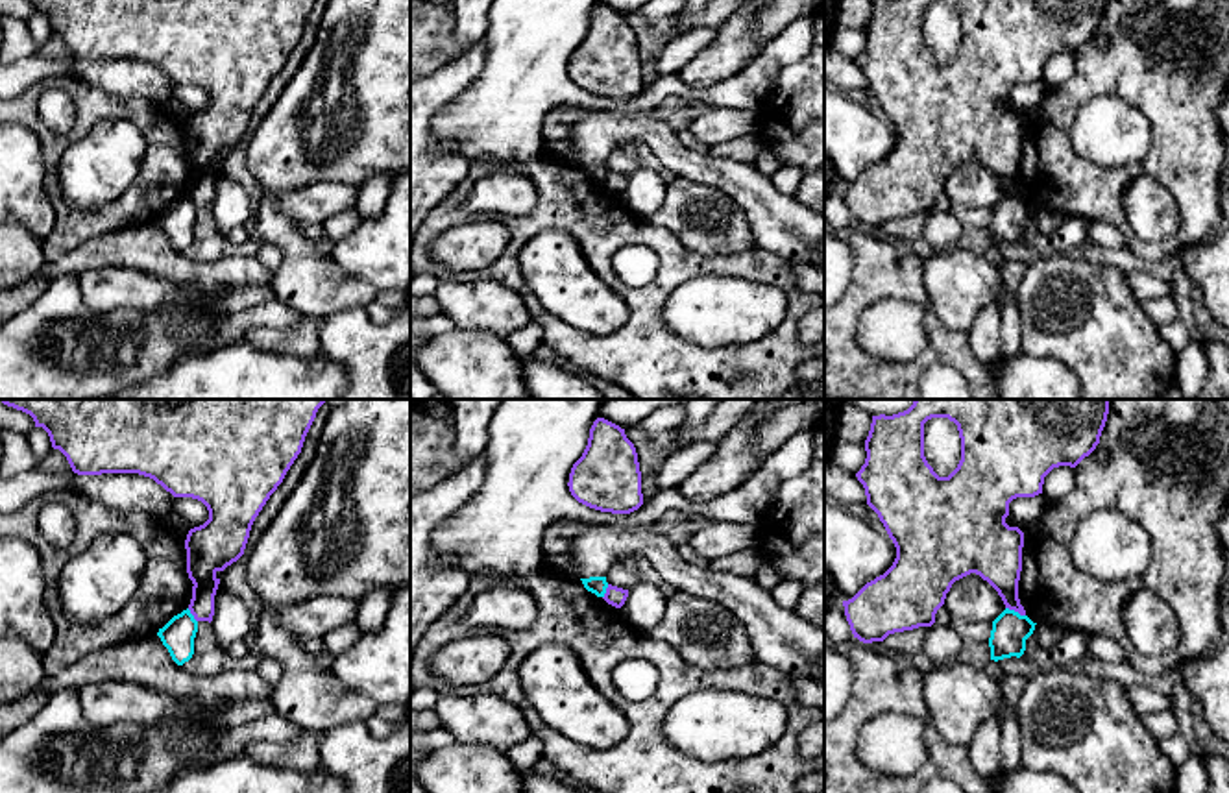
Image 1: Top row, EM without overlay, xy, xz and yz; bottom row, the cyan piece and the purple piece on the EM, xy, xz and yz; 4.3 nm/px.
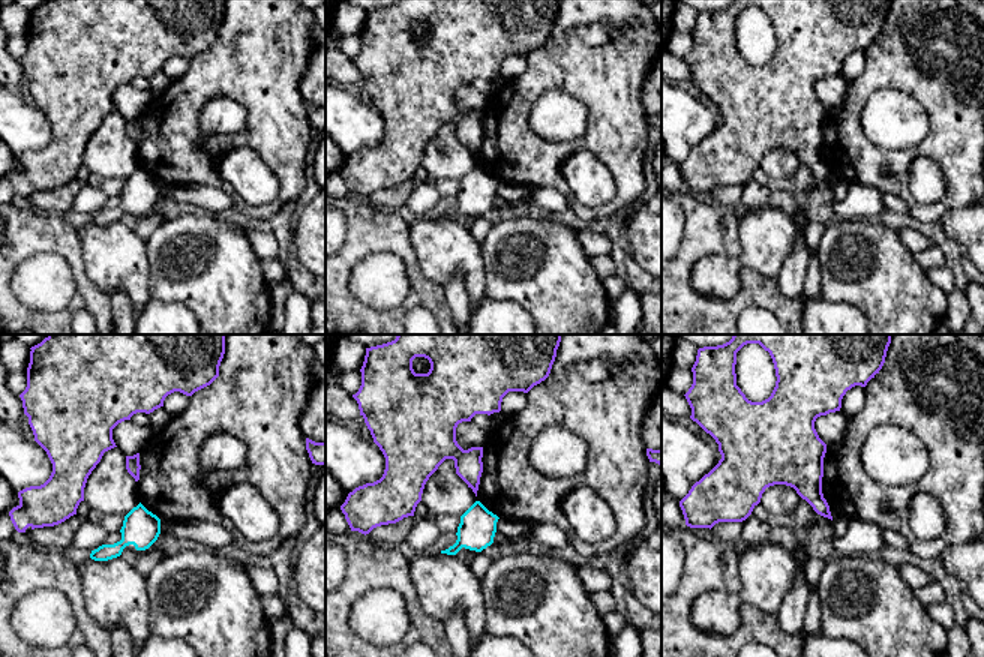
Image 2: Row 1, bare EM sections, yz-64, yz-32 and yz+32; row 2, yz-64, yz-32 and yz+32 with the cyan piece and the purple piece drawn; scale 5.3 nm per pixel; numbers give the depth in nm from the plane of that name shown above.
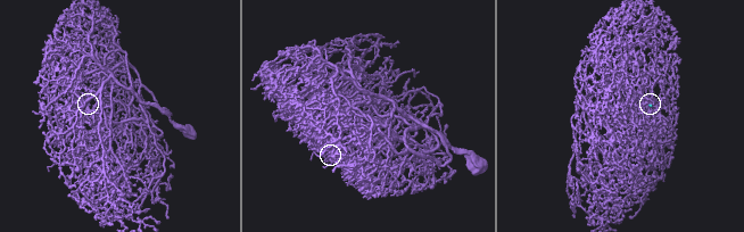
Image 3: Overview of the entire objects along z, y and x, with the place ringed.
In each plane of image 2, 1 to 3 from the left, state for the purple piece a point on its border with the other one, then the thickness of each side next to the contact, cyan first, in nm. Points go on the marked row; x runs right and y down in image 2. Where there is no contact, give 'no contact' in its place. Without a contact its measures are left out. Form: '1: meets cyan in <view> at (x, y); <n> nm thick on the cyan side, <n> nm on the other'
1: no contact
2: no contact
3: no contact

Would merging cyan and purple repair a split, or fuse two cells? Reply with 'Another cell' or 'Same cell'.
Another cell

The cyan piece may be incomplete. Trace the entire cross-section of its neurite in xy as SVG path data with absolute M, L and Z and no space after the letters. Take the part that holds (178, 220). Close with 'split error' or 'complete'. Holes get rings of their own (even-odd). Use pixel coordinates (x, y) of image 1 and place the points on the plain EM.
M187 194L181 200L174 201L163 214L159 214L157 222L168 235L172 246L177 251L183 251L194 240L196 218L198 218L198 207Z; complete

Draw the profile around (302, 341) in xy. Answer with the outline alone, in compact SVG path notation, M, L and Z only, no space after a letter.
M303 316L299 323L286 329L257 327L244 335L244 344L262 351L310 359L320 355L320 323L318 318Z

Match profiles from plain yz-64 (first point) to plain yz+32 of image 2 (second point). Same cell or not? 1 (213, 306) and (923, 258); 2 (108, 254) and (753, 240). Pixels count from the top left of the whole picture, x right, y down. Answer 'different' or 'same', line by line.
1: different
2: same

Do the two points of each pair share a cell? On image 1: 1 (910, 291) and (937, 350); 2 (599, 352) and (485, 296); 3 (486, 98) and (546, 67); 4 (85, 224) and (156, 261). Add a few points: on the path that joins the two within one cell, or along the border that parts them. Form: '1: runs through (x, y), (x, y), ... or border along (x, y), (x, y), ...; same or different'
1: runs through (924, 304), (937, 335); same
2: border along (503, 283), (518, 294), (531, 318); different
3: runs through (501, 98), (531, 73); same
4: border along (146, 222), (93, 235), (65, 254); different

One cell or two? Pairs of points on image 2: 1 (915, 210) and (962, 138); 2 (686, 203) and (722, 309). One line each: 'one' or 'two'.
1: one
2: one

